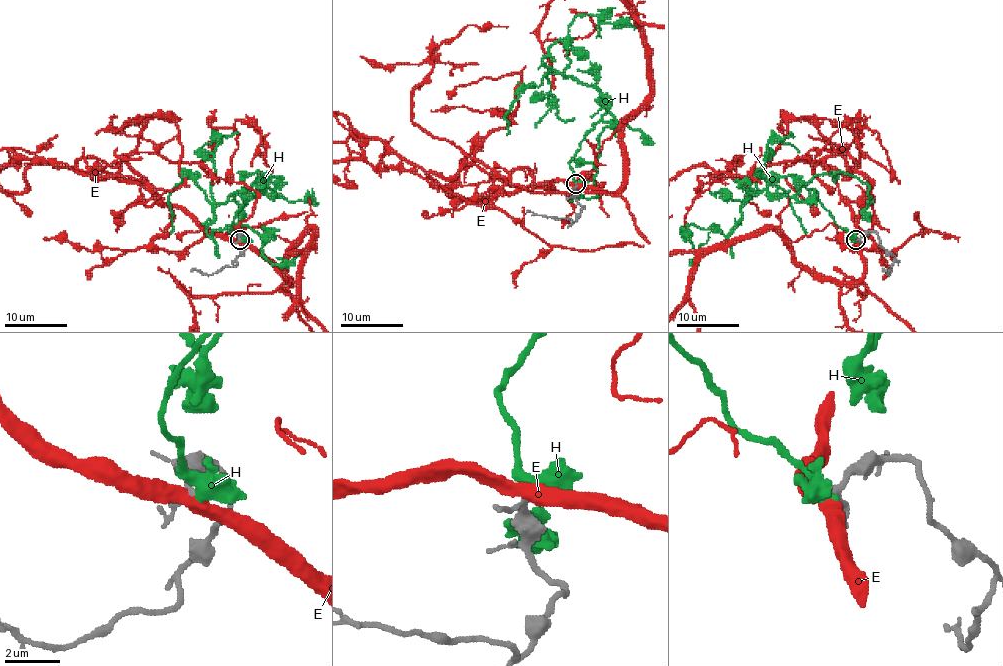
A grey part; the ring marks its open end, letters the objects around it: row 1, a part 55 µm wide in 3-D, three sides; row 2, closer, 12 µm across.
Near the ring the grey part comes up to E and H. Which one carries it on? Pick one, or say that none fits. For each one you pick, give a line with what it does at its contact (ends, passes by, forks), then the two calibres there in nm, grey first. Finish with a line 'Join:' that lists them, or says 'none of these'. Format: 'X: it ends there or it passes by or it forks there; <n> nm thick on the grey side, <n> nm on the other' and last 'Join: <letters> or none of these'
Join: none of these

